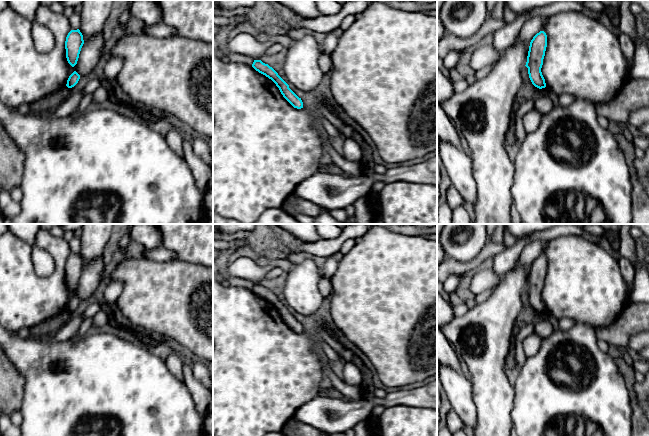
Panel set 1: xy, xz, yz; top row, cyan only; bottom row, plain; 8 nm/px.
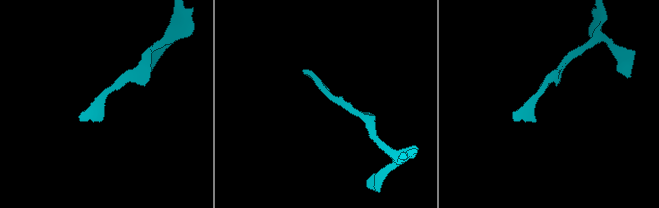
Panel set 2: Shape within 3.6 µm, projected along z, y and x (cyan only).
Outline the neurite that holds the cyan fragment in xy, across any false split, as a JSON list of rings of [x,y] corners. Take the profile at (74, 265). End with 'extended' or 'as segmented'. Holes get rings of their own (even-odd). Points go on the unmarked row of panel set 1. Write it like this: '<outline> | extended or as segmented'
[[[79,253],[71,254],[68,257],[65,265],[66,282],[68,287],[72,291],[74,291],[77,288],[83,268],[83,259]]] | as segmented

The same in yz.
[[[544,255],[537,257],[530,266],[526,291],[532,308],[539,312],[545,312],[546,307],[541,292],[547,271],[547,259]]] | as segmented

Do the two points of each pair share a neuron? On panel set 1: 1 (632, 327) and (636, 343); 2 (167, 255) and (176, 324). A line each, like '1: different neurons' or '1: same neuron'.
1: different neurons
2: different neurons

